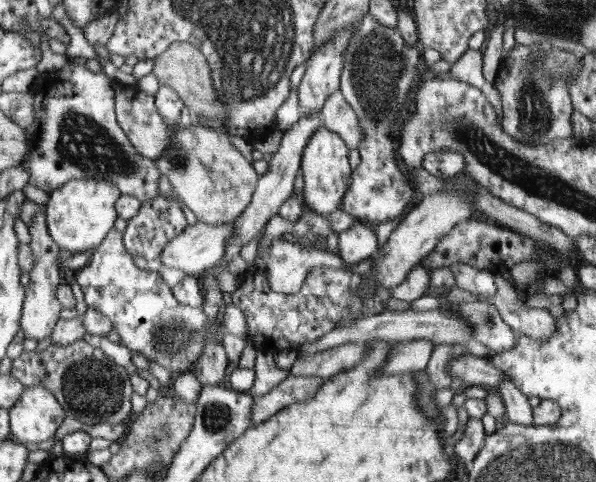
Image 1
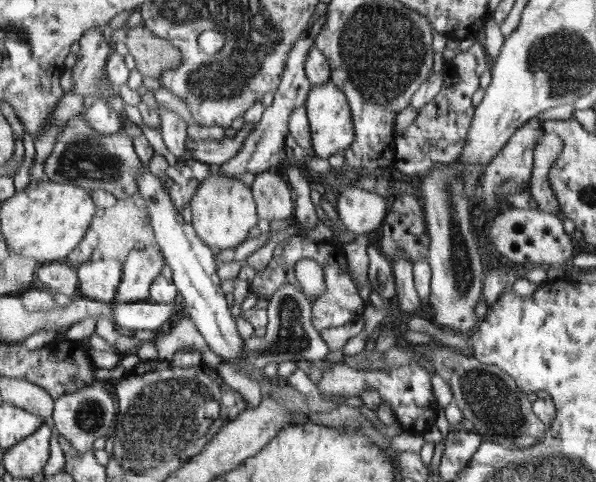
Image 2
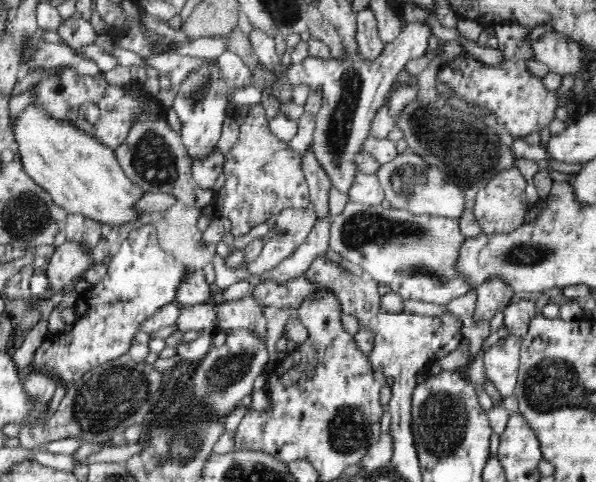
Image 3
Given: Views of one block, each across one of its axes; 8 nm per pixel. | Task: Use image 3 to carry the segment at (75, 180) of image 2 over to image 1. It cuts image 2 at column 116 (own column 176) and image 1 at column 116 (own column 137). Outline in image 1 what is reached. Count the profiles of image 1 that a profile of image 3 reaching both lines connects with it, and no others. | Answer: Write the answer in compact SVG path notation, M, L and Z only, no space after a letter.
M70 61L64 65L60 70L44 73L41 75L44 77L44 81L40 84L40 90L38 94L34 94L34 110L36 110L36 120L34 124L30 125L26 129L27 133L27 153L25 155L26 162L28 162L28 170L30 170L29 182L34 186L37 186L40 191L49 194L52 190L58 190L62 184L74 180L74 179L96 179L96 180L108 180L122 191L123 195L130 195L136 197L140 202L152 202L156 196L158 196L158 180L161 174L156 166L154 159L144 157L141 153L138 153L134 146L131 144L131 140L128 140L128 136L124 134L122 128L120 128L116 114L115 114L115 87L116 82L110 79L105 73L100 73L100 71L89 70L85 65L75 64Z

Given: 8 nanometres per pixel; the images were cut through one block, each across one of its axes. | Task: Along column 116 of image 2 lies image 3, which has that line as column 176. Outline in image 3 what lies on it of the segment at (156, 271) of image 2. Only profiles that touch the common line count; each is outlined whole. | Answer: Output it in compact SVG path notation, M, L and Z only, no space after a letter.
M203 269L189 270L175 294L175 302L191 307L214 300L217 297L217 292L206 283L205 278Z

